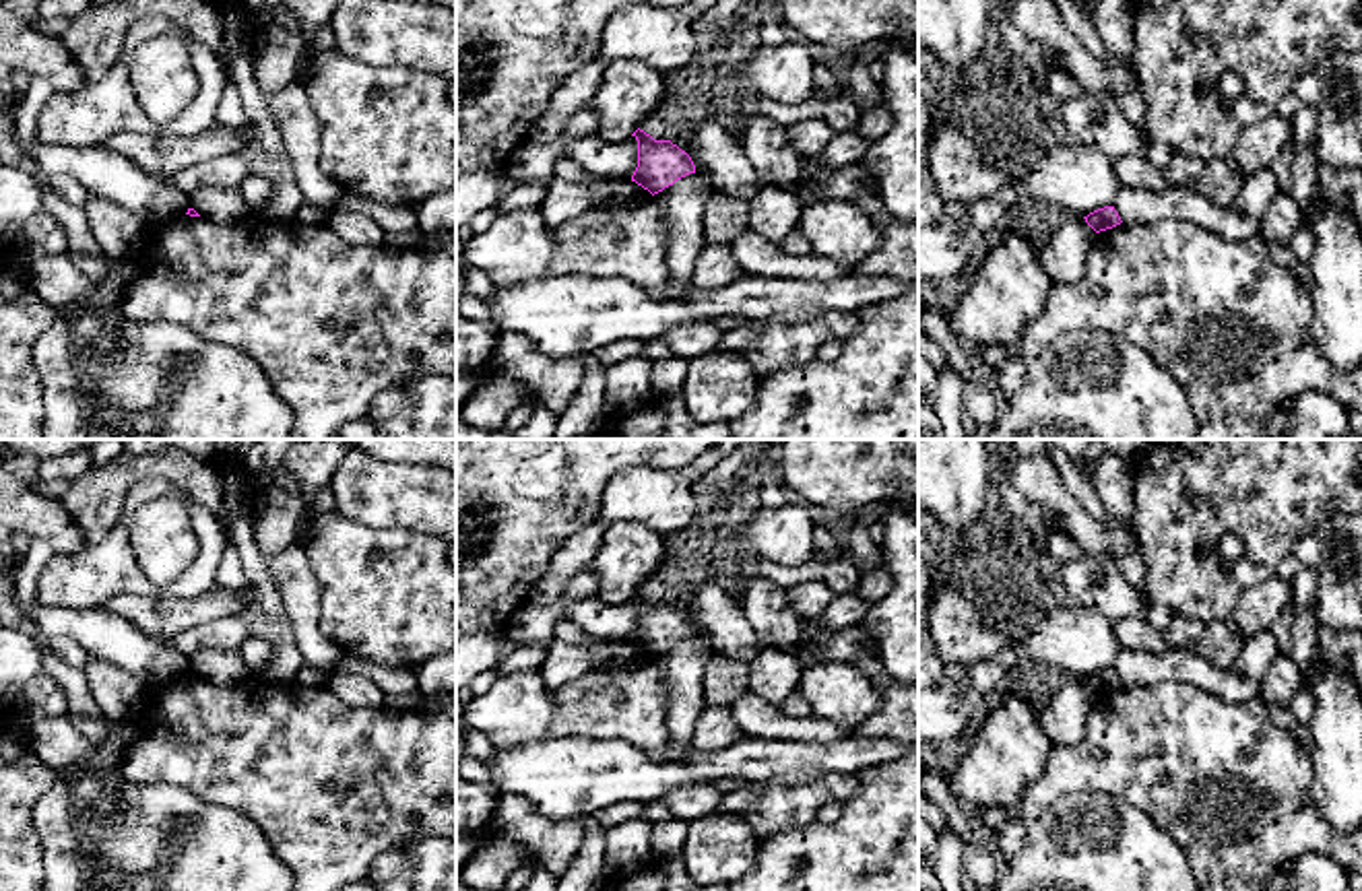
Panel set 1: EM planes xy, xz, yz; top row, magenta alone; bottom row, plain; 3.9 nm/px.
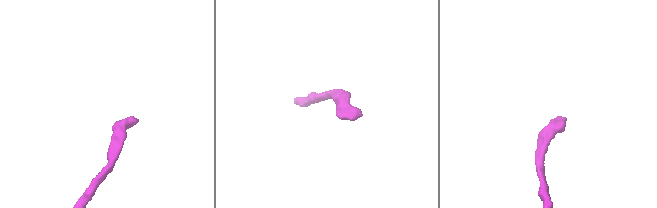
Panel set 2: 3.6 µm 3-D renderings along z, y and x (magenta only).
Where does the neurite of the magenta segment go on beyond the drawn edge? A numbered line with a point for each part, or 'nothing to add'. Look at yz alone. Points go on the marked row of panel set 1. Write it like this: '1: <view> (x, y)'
nothing to add

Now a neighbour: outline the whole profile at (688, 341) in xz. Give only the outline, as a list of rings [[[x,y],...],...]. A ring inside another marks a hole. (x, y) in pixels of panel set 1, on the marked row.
[[[693,322],[662,334],[673,357],[691,361],[698,355],[714,351],[724,332],[714,322]]]

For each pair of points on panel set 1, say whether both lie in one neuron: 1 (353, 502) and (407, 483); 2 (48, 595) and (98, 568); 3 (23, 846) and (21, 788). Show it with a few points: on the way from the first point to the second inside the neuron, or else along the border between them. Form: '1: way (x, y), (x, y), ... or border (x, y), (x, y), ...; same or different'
1: way (366, 493), (395, 493); same
2: way (60, 584), (85, 580); same
3: way (21, 832), (21, 803); same

